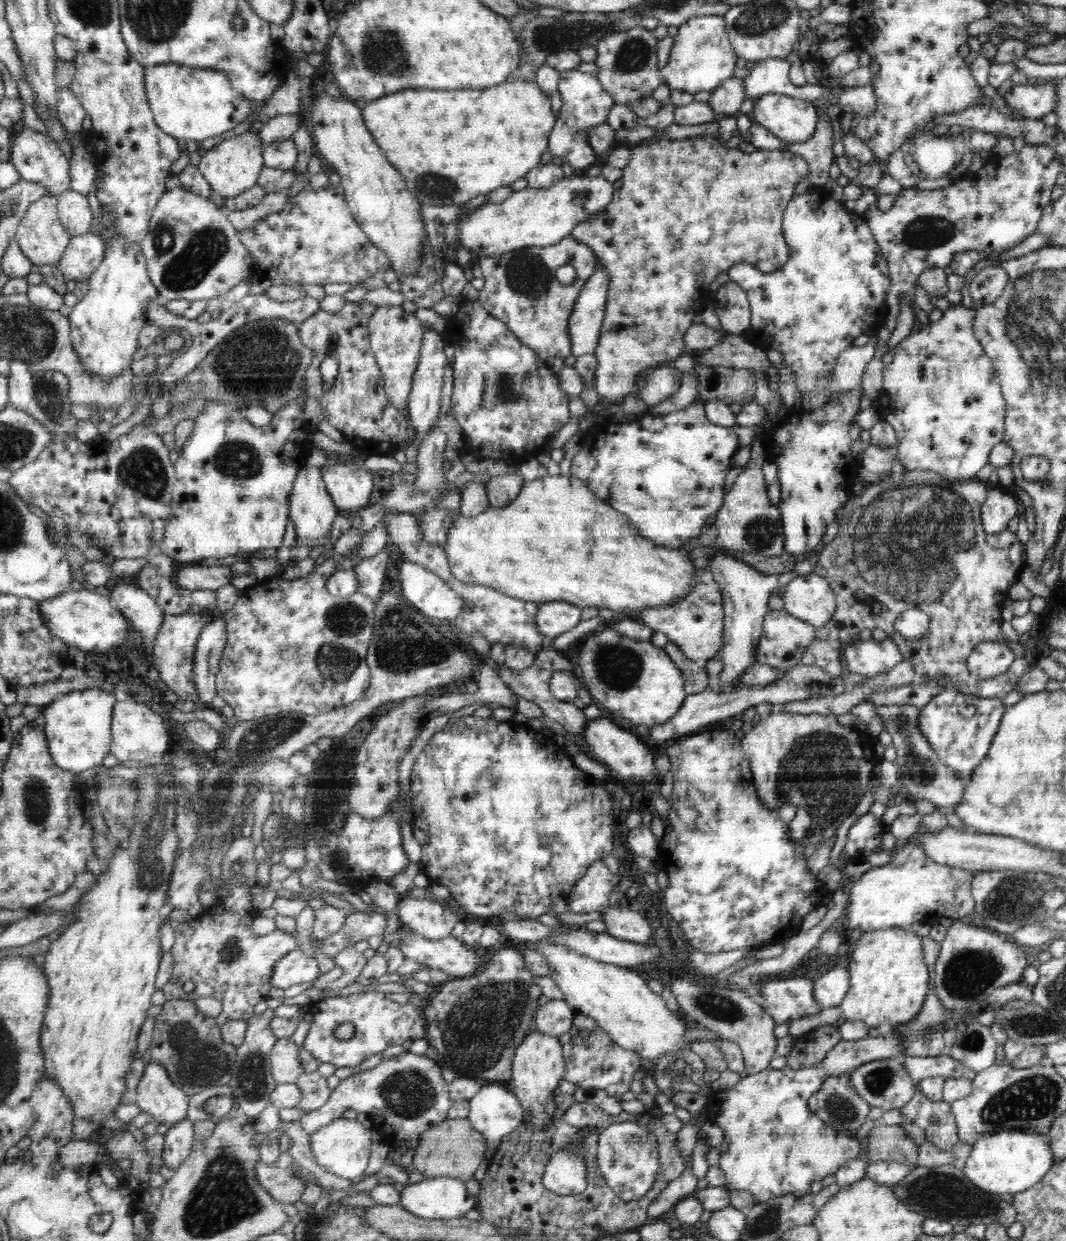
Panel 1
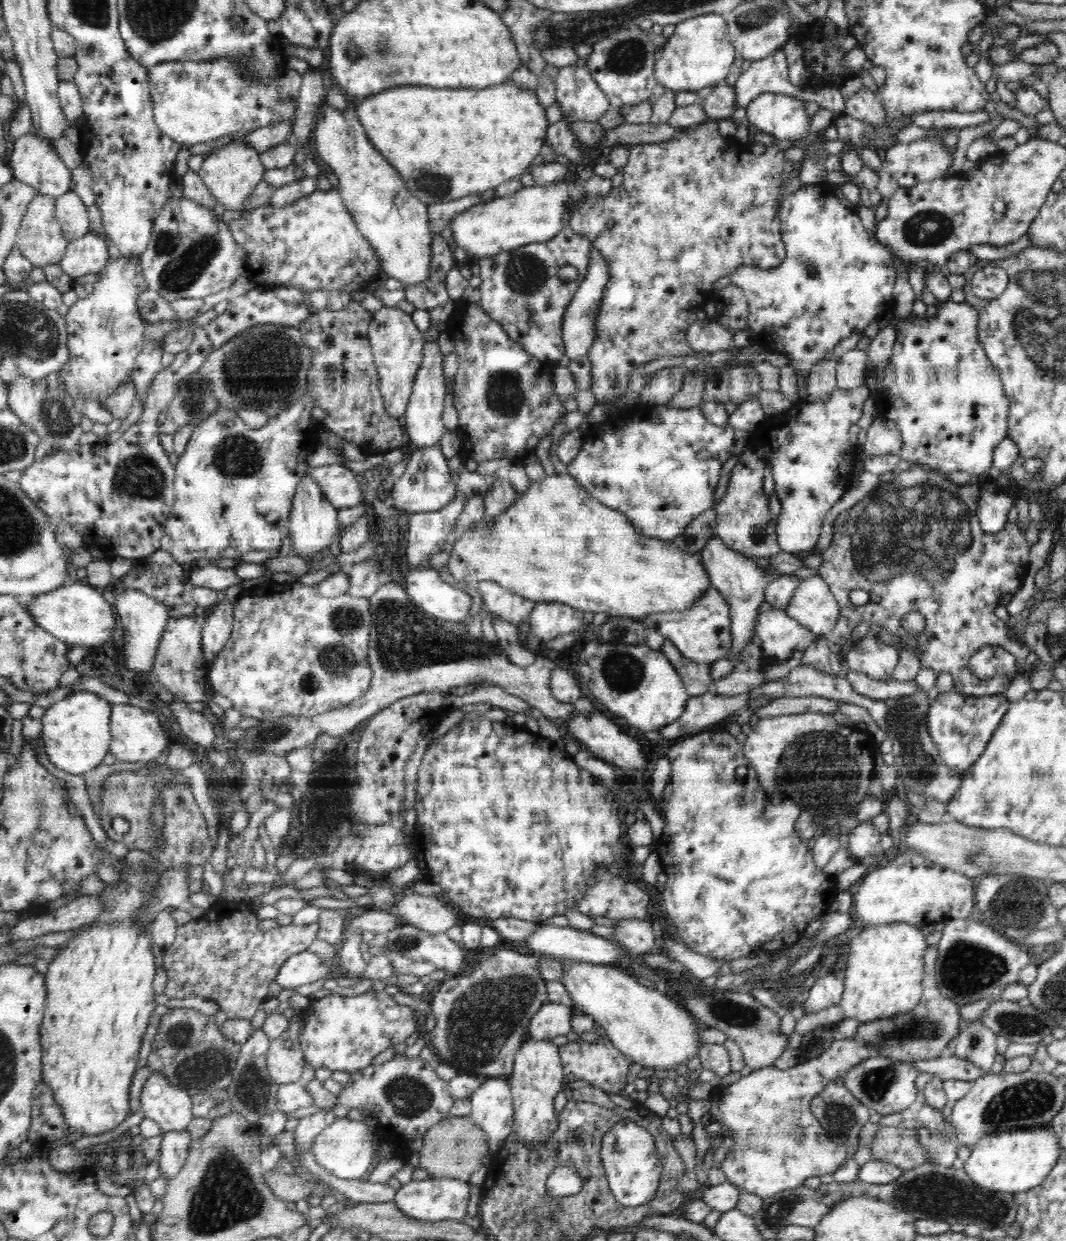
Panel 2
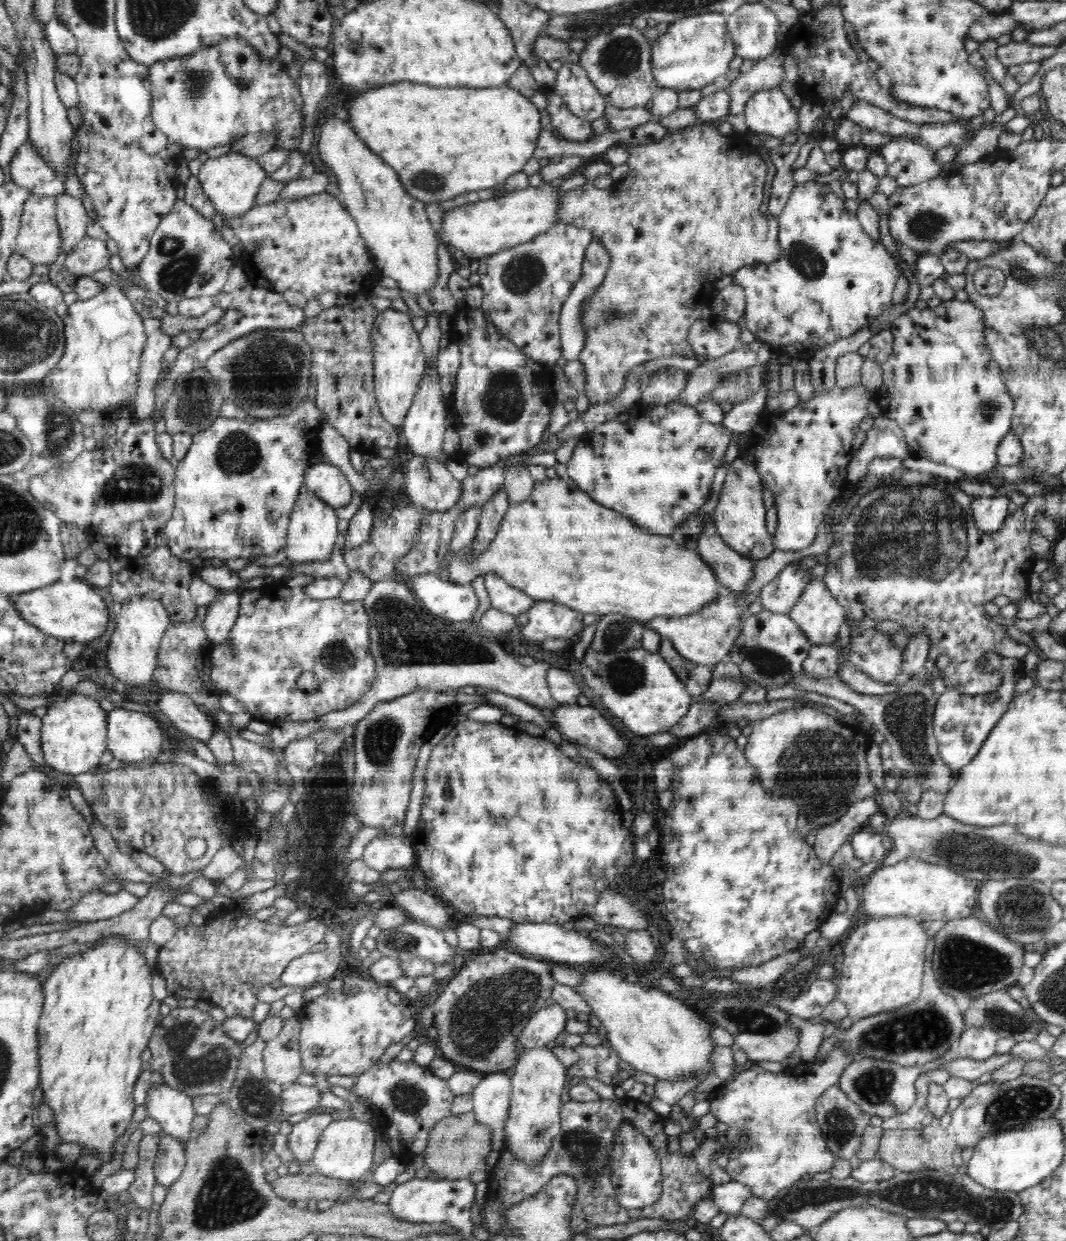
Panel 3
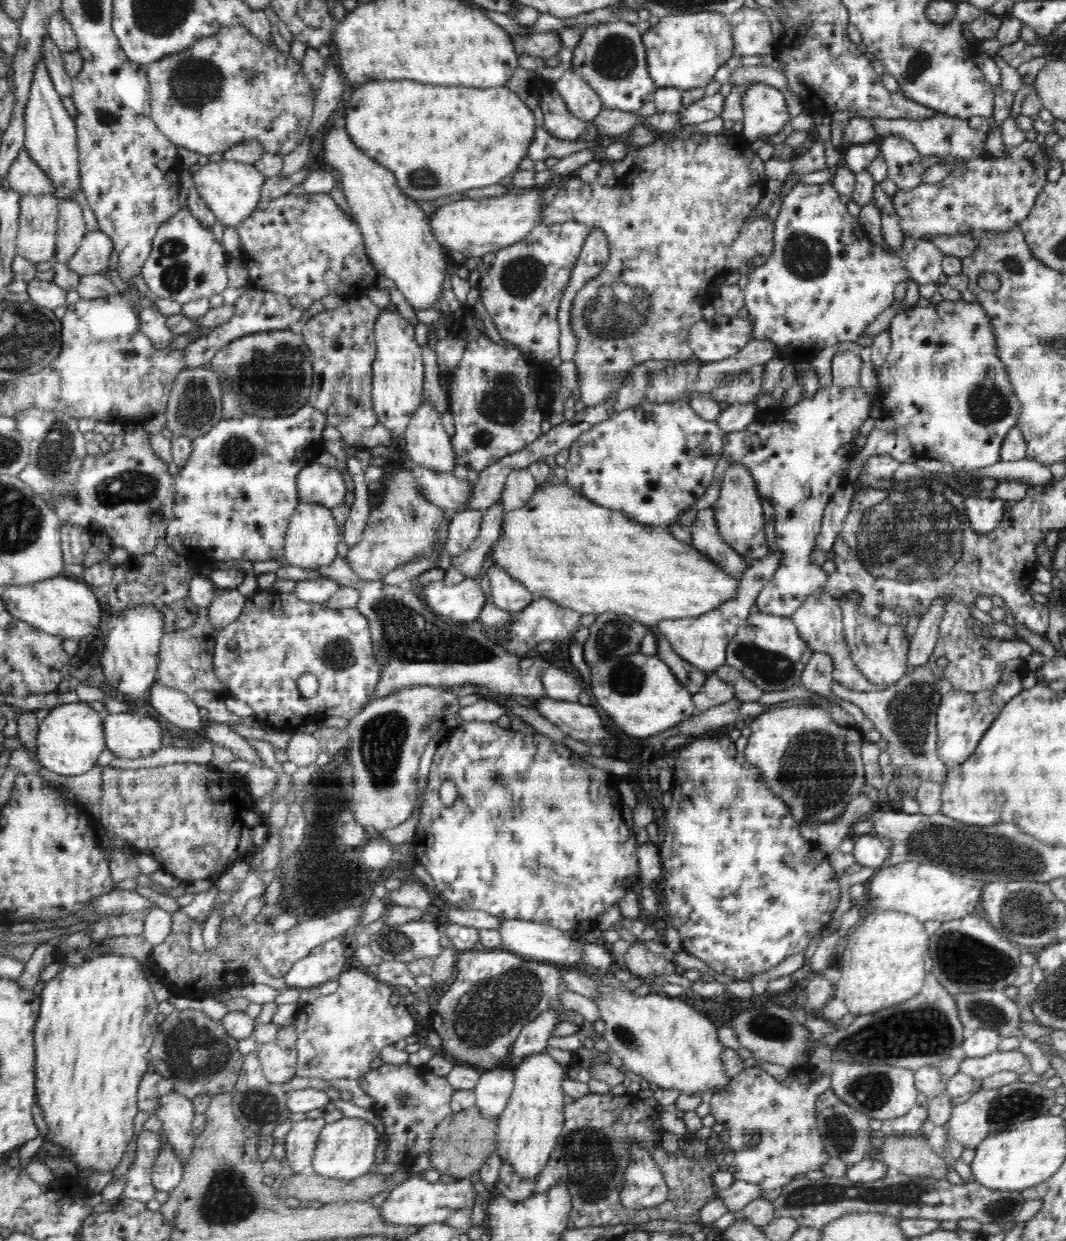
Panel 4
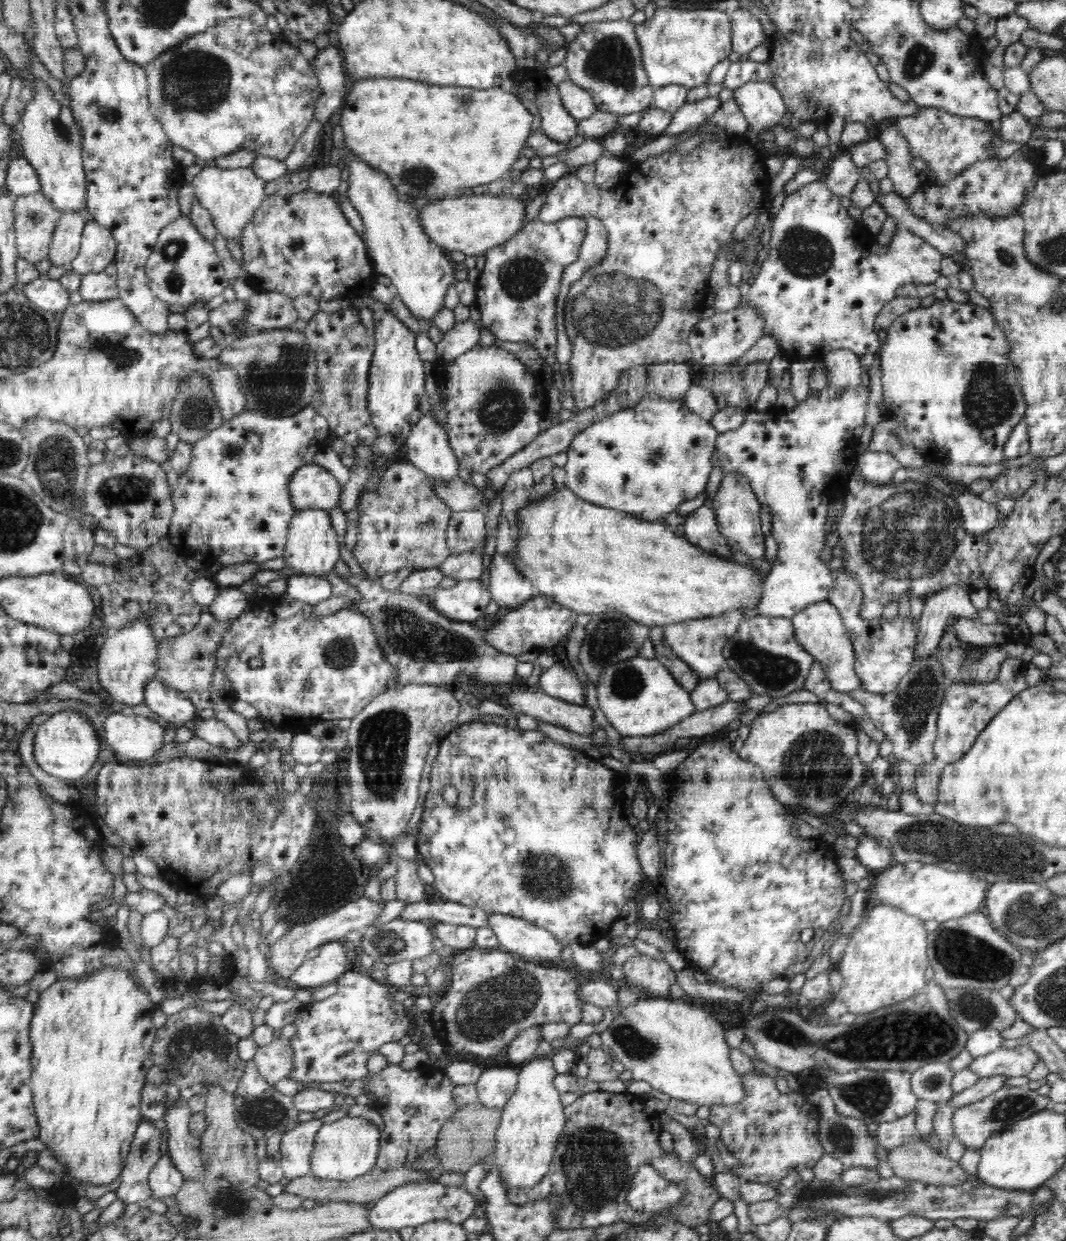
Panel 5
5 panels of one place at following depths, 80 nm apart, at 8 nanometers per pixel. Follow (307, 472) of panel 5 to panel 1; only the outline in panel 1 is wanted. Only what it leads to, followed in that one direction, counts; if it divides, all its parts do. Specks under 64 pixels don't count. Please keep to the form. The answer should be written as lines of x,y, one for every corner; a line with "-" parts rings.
342,463
323,467
321,477
335,507
344,511
368,505
373,487
372,473

